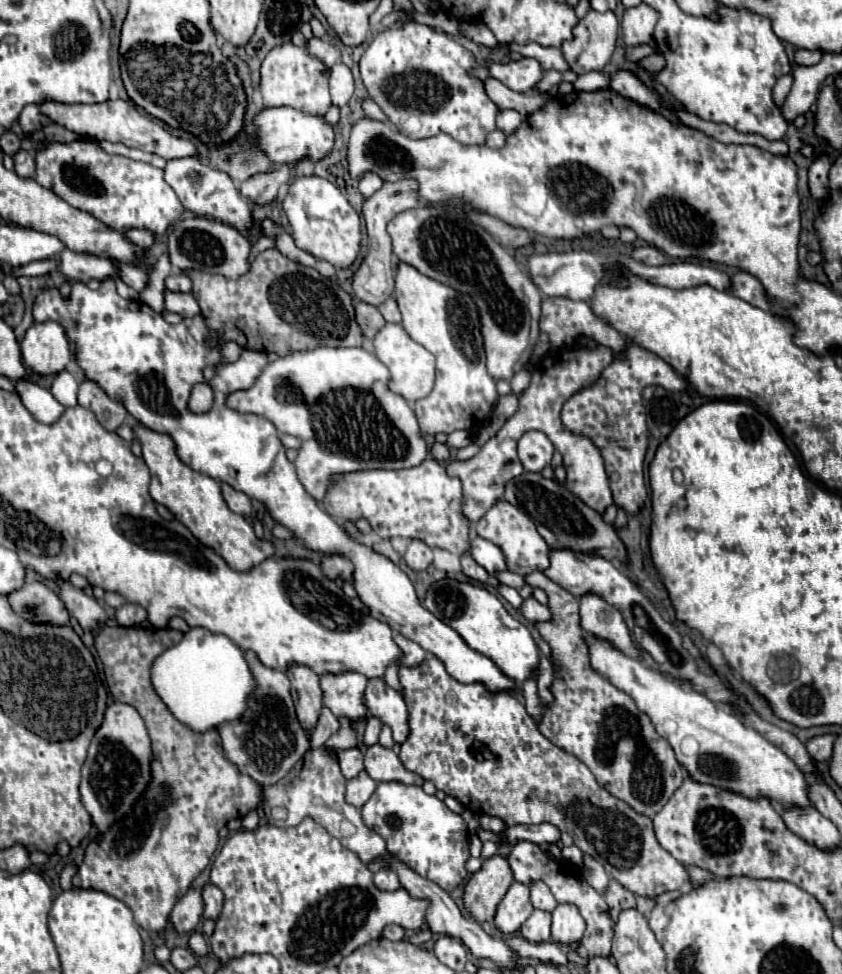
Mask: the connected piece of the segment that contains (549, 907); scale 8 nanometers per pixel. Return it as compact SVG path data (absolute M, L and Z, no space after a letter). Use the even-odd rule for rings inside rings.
M535 881L531 883L531 903L535 909L543 909L543 911L553 911L557 907L557 901L553 897L553 893L549 891L549 887L541 881Z

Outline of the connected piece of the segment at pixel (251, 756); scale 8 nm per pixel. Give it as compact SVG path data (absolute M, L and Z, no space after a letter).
M245 653L245 657L257 679L257 689L253 691L249 699L249 709L243 715L249 719L225 723L219 729L219 733L223 741L225 759L237 765L241 773L253 777L253 781L257 781L261 787L267 787L267 785L275 785L277 781L281 781L291 771L291 767L307 753L309 737L297 721L295 707L289 695L287 675L261 665L255 653Z

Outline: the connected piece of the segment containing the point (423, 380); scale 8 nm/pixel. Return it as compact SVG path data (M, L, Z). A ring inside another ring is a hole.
M387 323L373 339L373 347L377 359L389 369L389 389L393 389L393 393L405 397L409 405L429 395L435 381L435 357L425 347L415 343L401 325Z

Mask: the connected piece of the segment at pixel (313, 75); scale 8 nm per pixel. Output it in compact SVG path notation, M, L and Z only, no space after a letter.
M285 43L275 47L261 65L261 95L265 107L293 107L303 113L325 115L331 107L331 95L327 87L329 69L315 57L305 53L305 47L295 47L293 43Z

